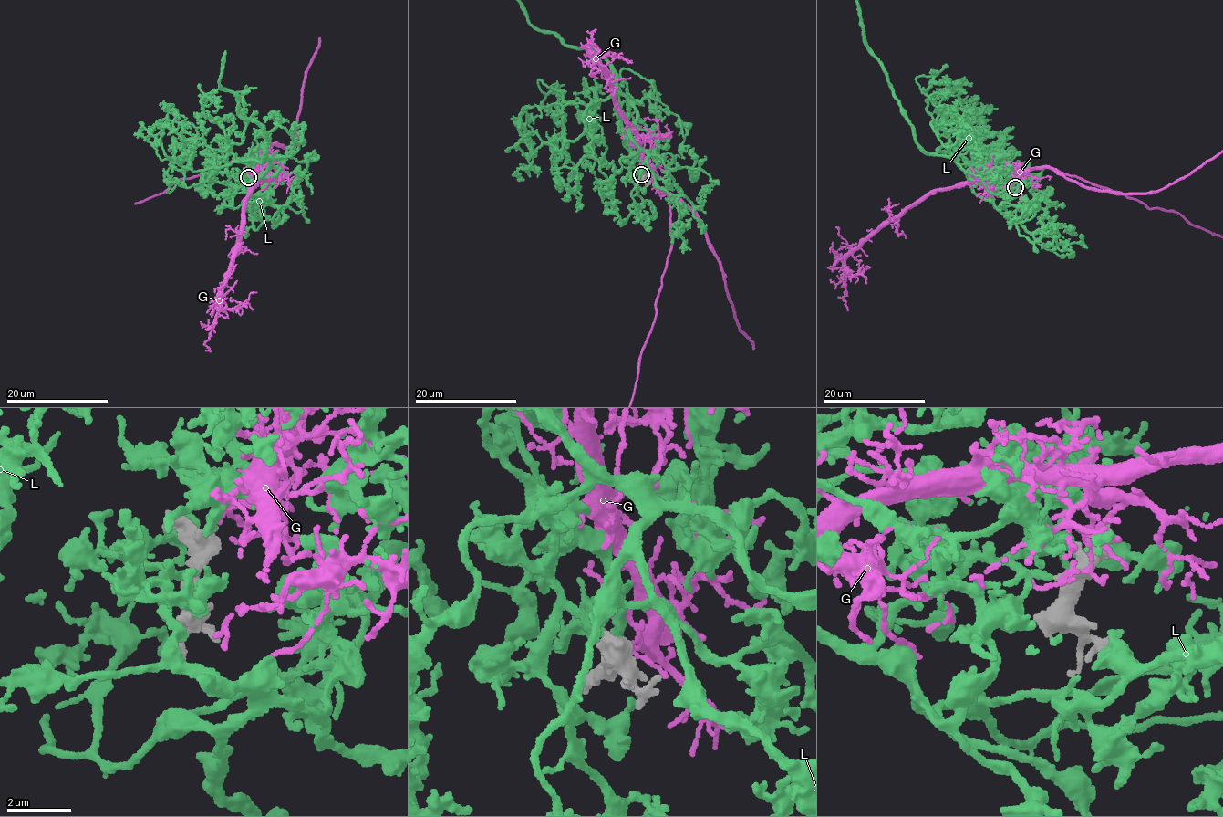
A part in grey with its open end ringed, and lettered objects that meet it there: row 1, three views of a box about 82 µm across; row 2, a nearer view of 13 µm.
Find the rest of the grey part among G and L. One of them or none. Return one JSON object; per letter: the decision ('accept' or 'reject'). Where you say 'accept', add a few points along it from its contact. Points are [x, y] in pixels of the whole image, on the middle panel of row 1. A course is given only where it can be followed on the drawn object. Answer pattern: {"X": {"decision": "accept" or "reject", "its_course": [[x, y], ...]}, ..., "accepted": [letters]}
{"G": {"decision": "reject"}, "L": {"decision": "accept"}, "accepted": ["L"]}

